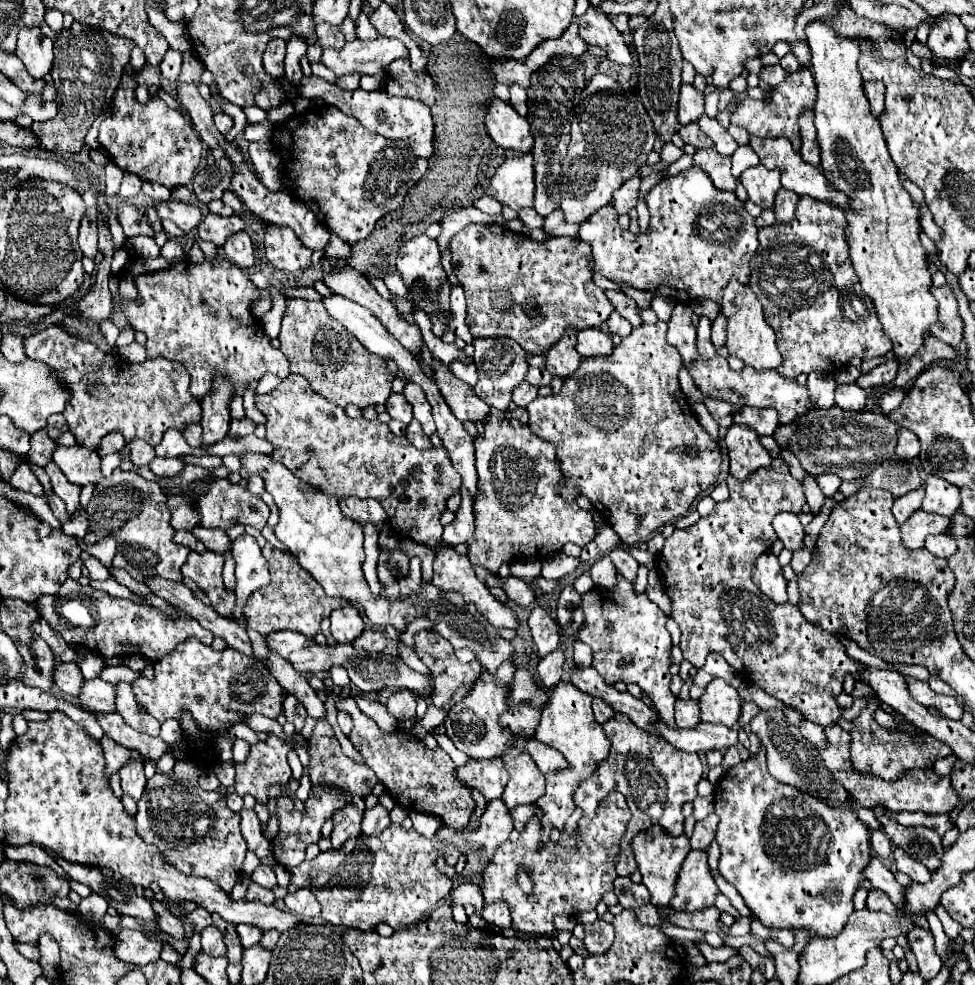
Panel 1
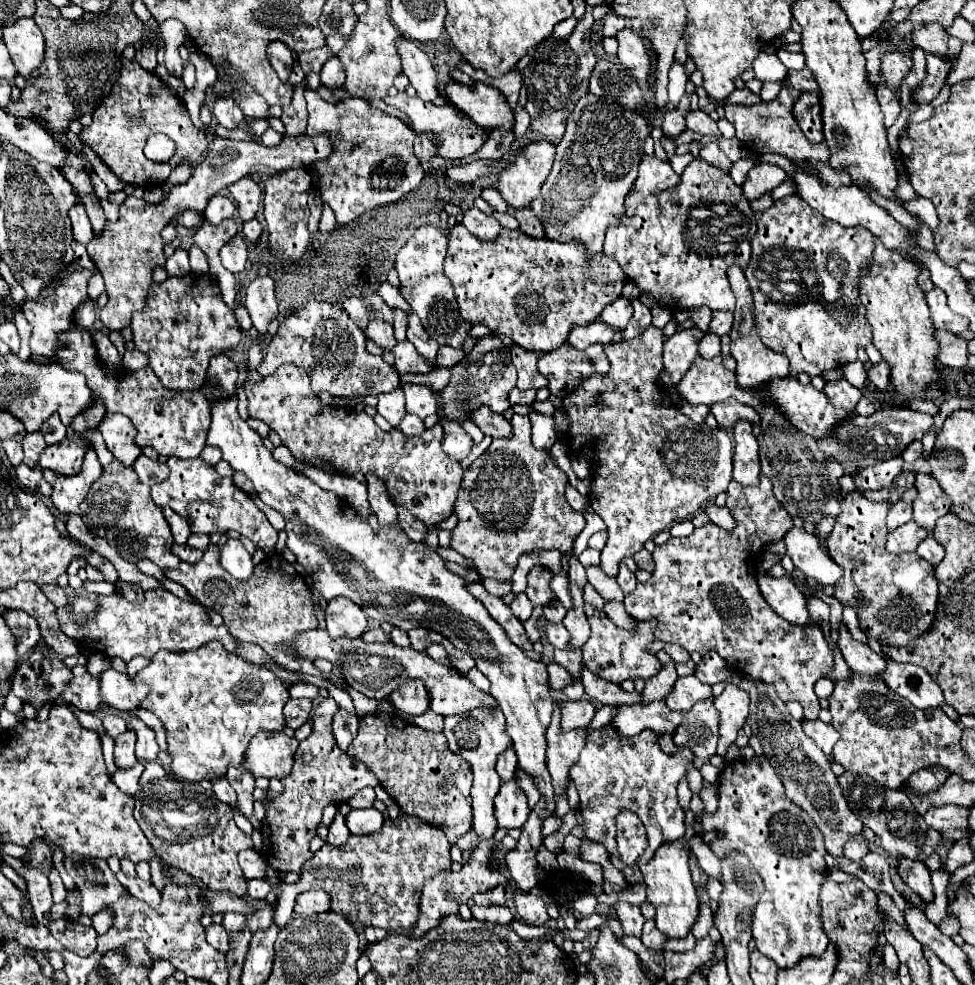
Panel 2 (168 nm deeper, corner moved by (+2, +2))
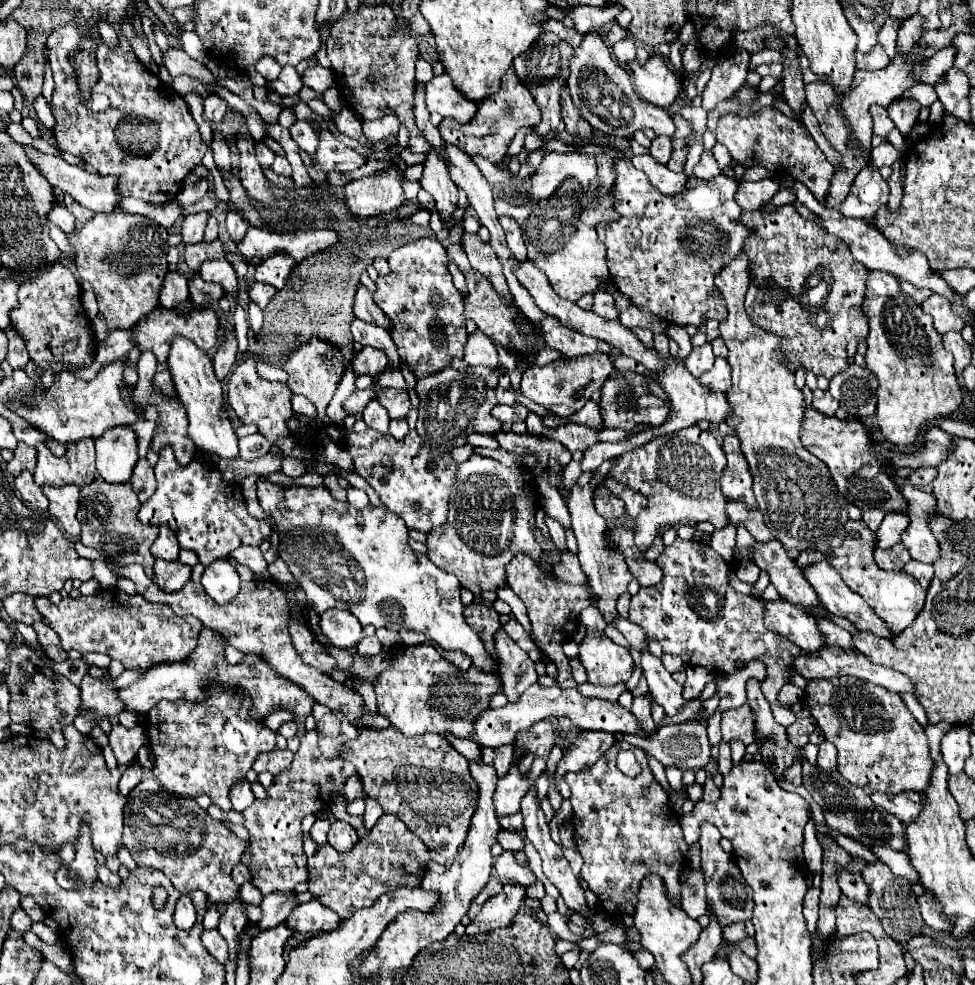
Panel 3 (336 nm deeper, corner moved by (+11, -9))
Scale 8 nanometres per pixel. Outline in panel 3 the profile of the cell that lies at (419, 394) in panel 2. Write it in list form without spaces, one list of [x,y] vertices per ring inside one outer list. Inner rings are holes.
[[[373,386],[375,390],[375,398],[379,404],[385,404],[389,418],[405,418],[407,412],[411,410],[409,404],[409,394],[405,390],[395,390],[395,388],[381,388],[381,386]]]

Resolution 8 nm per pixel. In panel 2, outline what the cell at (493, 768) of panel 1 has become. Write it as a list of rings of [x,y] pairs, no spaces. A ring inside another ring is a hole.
[[[512,749],[504,751],[500,757],[498,757],[498,763],[496,763],[496,771],[502,779],[502,783],[510,781],[514,777],[514,771],[516,771],[516,765],[518,765],[518,759],[516,759],[516,753]]]

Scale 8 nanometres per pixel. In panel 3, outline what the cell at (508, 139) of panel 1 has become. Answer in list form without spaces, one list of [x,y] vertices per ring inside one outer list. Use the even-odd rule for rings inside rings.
[[[447,74],[435,76],[425,84],[425,100],[429,112],[437,112],[443,118],[455,118],[461,124],[469,122],[477,112],[477,104],[471,100],[463,100],[463,96],[453,88]]]

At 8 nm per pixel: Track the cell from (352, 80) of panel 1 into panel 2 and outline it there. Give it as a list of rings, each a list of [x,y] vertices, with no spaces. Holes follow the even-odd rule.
[[[338,57],[330,59],[330,61],[322,67],[322,71],[320,71],[320,79],[322,79],[322,83],[328,85],[328,87],[342,87],[342,85],[344,85],[344,81],[346,81],[346,73],[344,73],[342,63],[338,61]]]

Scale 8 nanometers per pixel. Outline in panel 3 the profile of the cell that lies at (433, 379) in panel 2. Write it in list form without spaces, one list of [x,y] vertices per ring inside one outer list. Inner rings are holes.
[[[367,388],[367,390],[355,390],[345,402],[343,402],[343,408],[347,414],[355,416],[357,412],[363,412],[363,408],[373,400],[373,390]]]

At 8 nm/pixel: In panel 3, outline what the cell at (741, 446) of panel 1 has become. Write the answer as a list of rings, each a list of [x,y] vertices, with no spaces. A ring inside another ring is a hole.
[[[737,436],[723,438],[723,452],[727,456],[727,466],[723,468],[721,476],[721,490],[725,498],[743,500],[749,508],[755,508],[757,502],[751,490],[751,472],[741,452],[741,442],[737,440]]]

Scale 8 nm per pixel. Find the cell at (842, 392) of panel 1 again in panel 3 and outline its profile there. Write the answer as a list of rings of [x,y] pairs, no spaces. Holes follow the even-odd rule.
[[[817,388],[817,390],[813,392],[813,408],[819,410],[819,412],[823,412],[825,416],[835,416],[839,404],[837,404],[837,400],[835,400],[829,392]]]

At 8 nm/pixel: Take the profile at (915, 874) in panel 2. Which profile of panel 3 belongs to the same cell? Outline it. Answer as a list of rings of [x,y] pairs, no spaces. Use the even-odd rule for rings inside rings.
[[[925,892],[923,896],[919,896],[917,900],[919,900],[919,910],[921,910],[921,916],[923,916],[925,924],[931,926],[931,928],[937,930],[937,932],[949,934],[951,928],[953,928],[953,920],[949,920],[949,922],[943,920],[943,914],[941,914],[941,902],[935,900],[933,896],[929,896],[927,892]]]

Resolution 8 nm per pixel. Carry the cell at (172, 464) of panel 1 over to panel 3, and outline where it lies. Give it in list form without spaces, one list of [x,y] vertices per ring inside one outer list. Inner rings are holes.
[[[141,458],[141,460],[137,462],[137,468],[135,468],[133,478],[131,478],[131,486],[133,486],[133,490],[137,492],[137,496],[139,496],[141,502],[149,500],[149,498],[155,494],[155,490],[157,490],[155,472],[153,472],[153,466],[149,464],[147,458]]]

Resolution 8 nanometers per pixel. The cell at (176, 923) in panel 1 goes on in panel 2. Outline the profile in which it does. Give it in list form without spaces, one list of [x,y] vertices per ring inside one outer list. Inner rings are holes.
[[[118,873],[116,879],[138,899],[142,899],[144,903],[148,903],[150,907],[158,907],[160,903],[160,893],[158,889],[152,885],[152,883],[146,883],[142,881],[140,877],[126,877],[124,873]]]

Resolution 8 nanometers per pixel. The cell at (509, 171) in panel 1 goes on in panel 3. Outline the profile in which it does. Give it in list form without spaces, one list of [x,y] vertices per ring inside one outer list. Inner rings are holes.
[[[549,152],[541,166],[537,168],[537,174],[533,174],[531,188],[529,188],[529,198],[531,200],[543,200],[553,196],[553,192],[565,182],[565,180],[577,180],[581,190],[587,192],[591,180],[597,178],[597,160],[593,154],[557,154]]]

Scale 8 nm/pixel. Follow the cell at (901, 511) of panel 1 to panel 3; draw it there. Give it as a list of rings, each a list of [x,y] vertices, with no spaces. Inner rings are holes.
[[[901,512],[887,514],[877,532],[879,548],[891,548],[897,542],[901,542],[901,534],[907,530],[907,526],[909,526],[909,516],[901,514]]]

